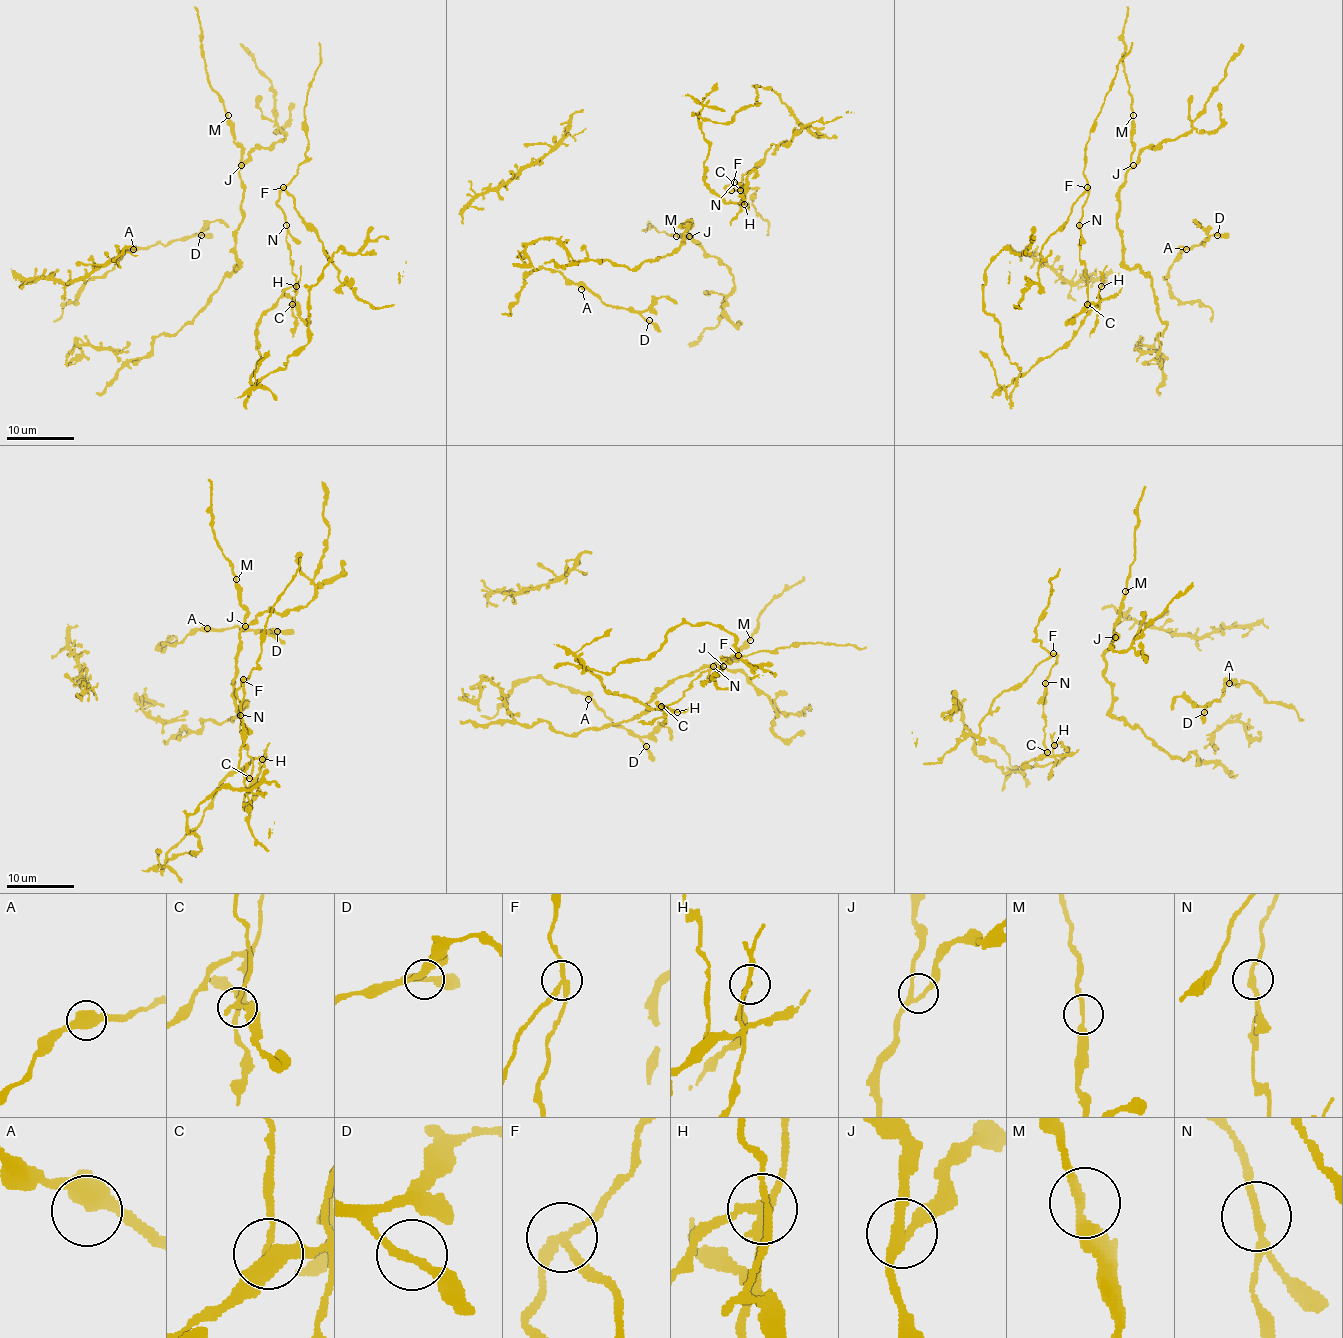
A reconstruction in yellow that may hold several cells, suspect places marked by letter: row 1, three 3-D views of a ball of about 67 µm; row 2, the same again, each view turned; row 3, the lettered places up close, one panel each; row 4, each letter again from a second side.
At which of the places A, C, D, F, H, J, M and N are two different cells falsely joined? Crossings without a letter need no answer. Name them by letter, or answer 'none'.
C, F, H

